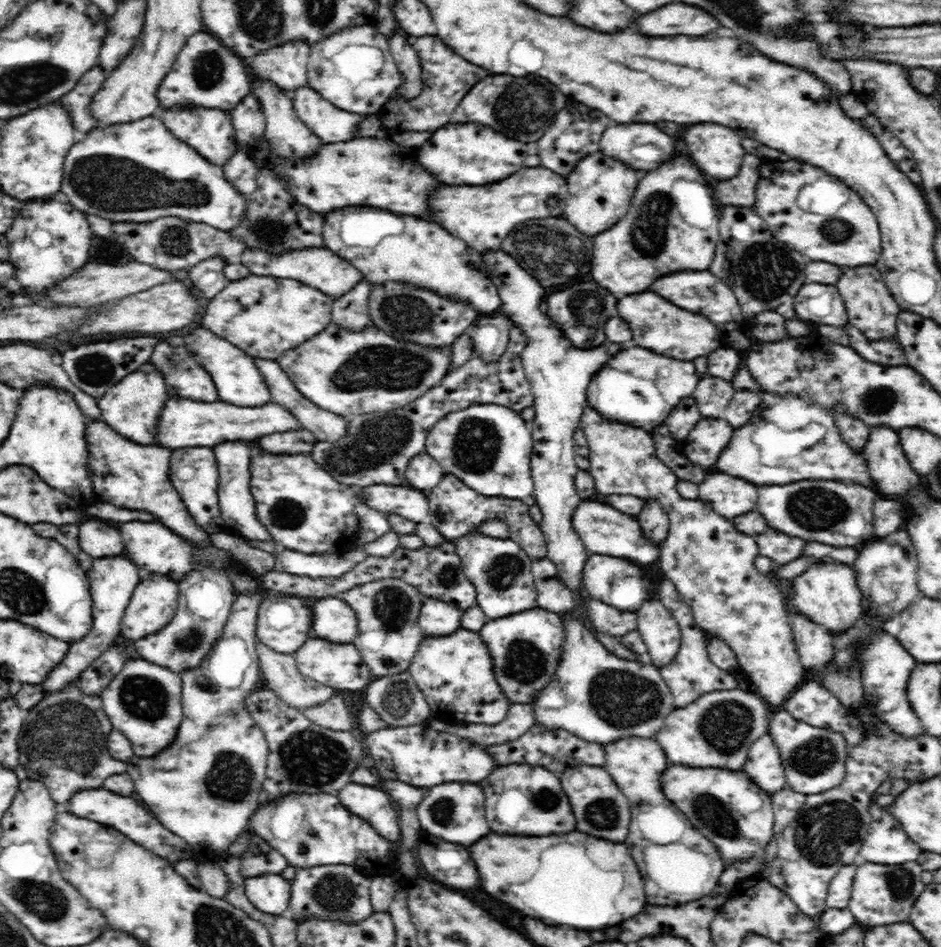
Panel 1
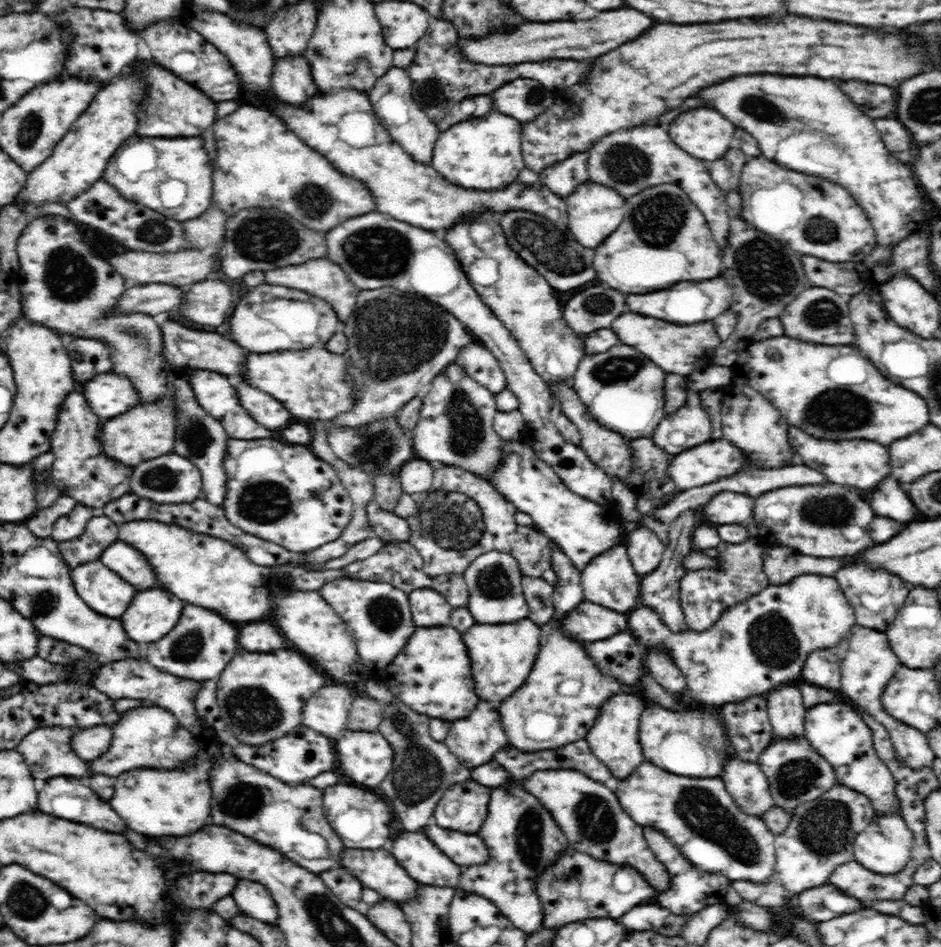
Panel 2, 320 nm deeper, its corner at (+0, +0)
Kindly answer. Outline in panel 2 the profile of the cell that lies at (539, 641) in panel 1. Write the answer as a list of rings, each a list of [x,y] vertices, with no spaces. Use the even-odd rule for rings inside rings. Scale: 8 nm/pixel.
[[[528,618],[512,624],[474,624],[468,632],[464,632],[468,652],[472,652],[472,678],[476,672],[476,688],[480,688],[479,700],[495,705],[503,703],[524,684],[535,664],[540,638],[541,627]]]

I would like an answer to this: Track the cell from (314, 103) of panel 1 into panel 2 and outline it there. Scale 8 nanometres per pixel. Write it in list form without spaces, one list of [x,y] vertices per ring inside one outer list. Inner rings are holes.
[[[302,54],[298,56],[298,60],[284,60],[284,64],[276,60],[276,68],[273,67],[272,72],[274,70],[276,70],[276,76],[272,74],[272,90],[280,100],[288,104],[302,104],[320,92],[320,87],[313,79],[308,59]]]

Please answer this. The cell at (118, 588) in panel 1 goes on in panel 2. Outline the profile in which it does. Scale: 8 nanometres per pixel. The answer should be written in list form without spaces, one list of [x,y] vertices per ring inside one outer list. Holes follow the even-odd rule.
[[[101,559],[73,568],[71,579],[76,593],[84,599],[84,603],[94,612],[110,618],[122,616],[124,608],[128,608],[136,594],[134,585],[130,586],[114,571],[106,568]]]

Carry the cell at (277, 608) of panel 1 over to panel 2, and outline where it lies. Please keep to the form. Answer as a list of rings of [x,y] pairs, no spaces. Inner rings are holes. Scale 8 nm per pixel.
[[[261,620],[244,626],[237,640],[239,650],[248,652],[274,652],[278,648],[284,648],[286,642],[278,628]]]

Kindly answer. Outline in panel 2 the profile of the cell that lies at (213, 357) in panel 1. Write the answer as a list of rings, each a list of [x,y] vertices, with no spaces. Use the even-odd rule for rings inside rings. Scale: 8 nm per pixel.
[[[242,382],[236,388],[240,396],[240,404],[250,412],[250,416],[268,430],[278,430],[278,428],[288,427],[293,420],[291,412],[285,406],[282,406],[276,398],[264,394],[258,388],[248,386],[248,383]]]

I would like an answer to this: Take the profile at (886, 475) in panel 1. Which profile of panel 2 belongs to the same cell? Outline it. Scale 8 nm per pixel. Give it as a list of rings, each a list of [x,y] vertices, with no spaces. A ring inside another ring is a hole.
[[[886,478],[884,482],[880,482],[876,492],[872,494],[870,504],[876,516],[896,518],[900,522],[908,522],[916,514],[916,508],[910,502],[908,494],[902,490],[902,486],[894,478]]]

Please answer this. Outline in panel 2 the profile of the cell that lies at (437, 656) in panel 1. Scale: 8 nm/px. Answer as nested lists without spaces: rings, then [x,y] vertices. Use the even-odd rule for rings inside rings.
[[[452,626],[442,628],[416,627],[406,640],[404,648],[385,666],[388,678],[386,687],[415,712],[430,718],[446,721],[467,718],[479,704],[479,696],[474,694],[471,660],[462,642],[462,634]]]

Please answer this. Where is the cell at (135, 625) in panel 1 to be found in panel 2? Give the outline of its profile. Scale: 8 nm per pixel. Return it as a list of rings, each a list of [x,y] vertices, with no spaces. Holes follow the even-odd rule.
[[[163,587],[138,591],[122,616],[124,630],[136,642],[156,642],[178,624],[185,605]]]

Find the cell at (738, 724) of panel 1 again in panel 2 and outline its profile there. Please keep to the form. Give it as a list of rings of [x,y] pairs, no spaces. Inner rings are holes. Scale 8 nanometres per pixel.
[[[647,704],[641,713],[639,742],[643,746],[644,760],[674,775],[697,778],[722,776],[726,752],[730,748],[726,739],[720,718],[708,710],[671,712],[670,709]]]

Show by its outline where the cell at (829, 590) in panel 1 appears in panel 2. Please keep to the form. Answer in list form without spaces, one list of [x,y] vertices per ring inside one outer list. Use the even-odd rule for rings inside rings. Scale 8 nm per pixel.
[[[816,573],[796,576],[781,585],[769,584],[750,599],[736,602],[736,605],[726,608],[720,619],[702,632],[690,629],[674,632],[658,618],[656,612],[644,605],[629,611],[627,617],[627,631],[635,635],[647,653],[652,649],[664,647],[664,651],[672,657],[674,665],[682,671],[686,679],[686,690],[695,704],[712,704],[713,707],[746,700],[754,694],[767,693],[780,684],[800,680],[802,667],[811,652],[832,650],[856,625],[854,609],[836,578]]]

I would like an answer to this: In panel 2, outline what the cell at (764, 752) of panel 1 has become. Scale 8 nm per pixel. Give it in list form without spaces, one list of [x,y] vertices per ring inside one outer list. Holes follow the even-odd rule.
[[[735,757],[725,764],[721,780],[736,807],[740,807],[748,815],[762,817],[774,805],[768,790],[768,780],[758,762],[744,762]]]

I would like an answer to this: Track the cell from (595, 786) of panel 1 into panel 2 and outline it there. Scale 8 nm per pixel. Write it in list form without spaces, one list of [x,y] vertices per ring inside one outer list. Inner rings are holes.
[[[492,759],[472,769],[471,779],[490,788],[492,784],[500,784],[500,782],[504,784],[528,782],[528,786],[523,786],[524,791],[530,788],[532,795],[544,804],[548,813],[552,815],[552,819],[556,820],[556,825],[566,835],[569,846],[572,846],[574,850],[584,852],[598,861],[608,862],[612,868],[632,867],[657,891],[666,891],[666,888],[670,886],[670,875],[648,847],[643,828],[636,824],[636,821],[632,820],[632,817],[628,816],[628,813],[620,806],[620,800],[614,791],[598,781],[591,780],[584,773],[572,769],[548,769],[534,772],[524,779],[514,779],[504,767]]]

